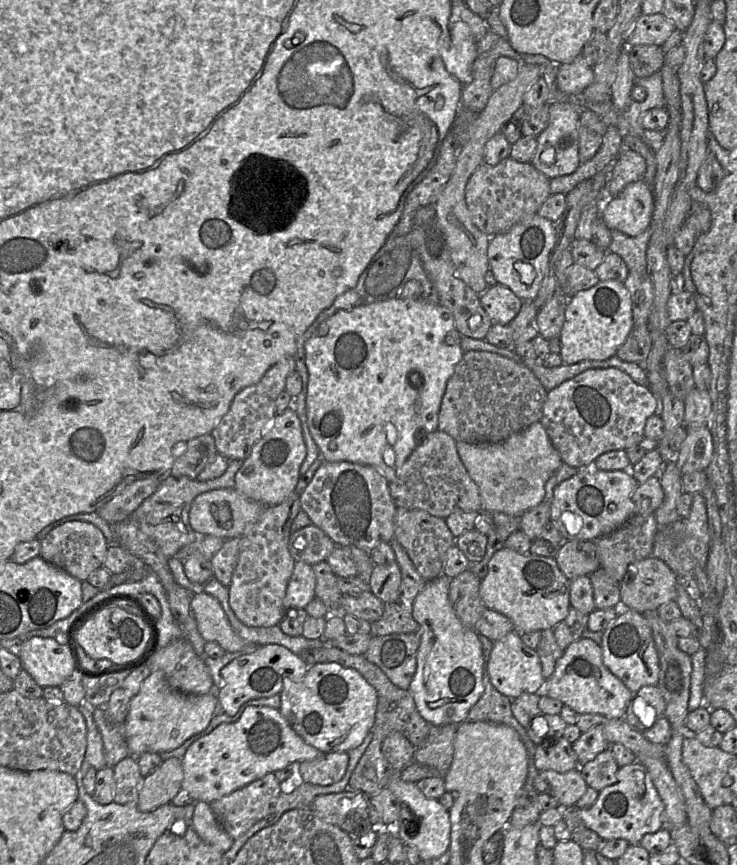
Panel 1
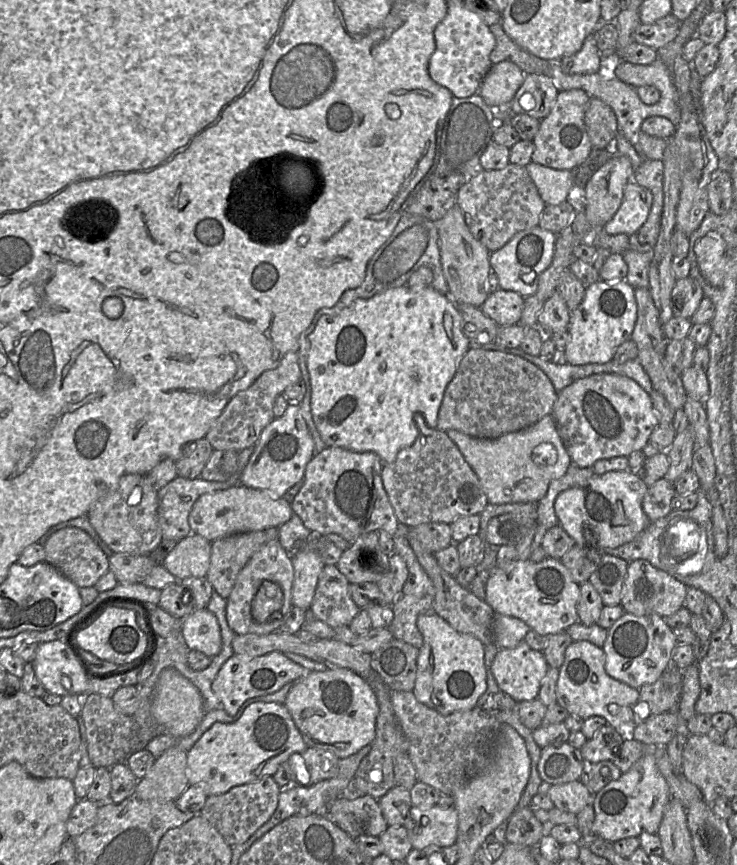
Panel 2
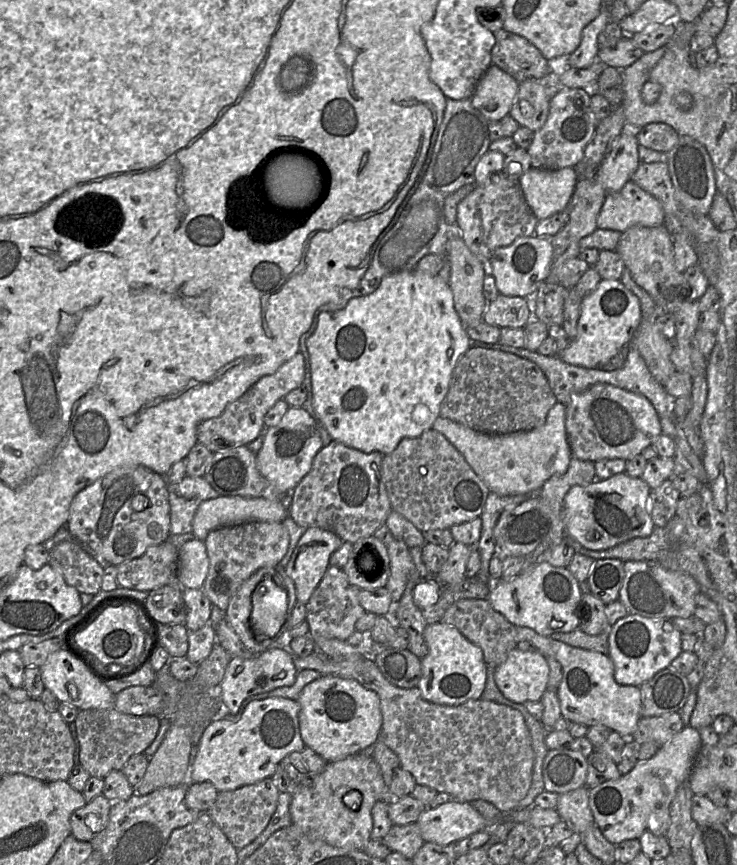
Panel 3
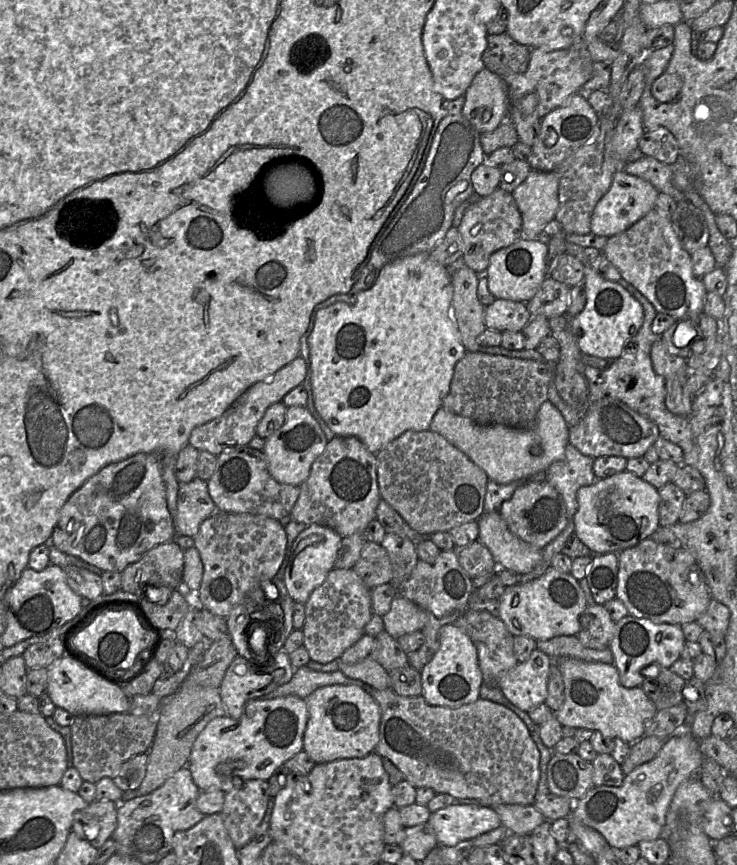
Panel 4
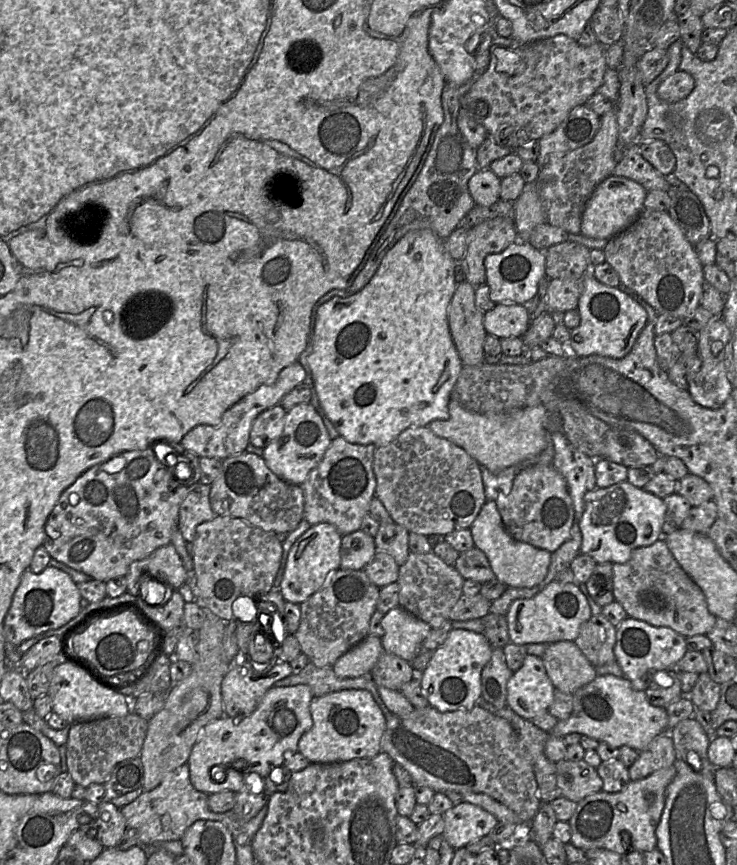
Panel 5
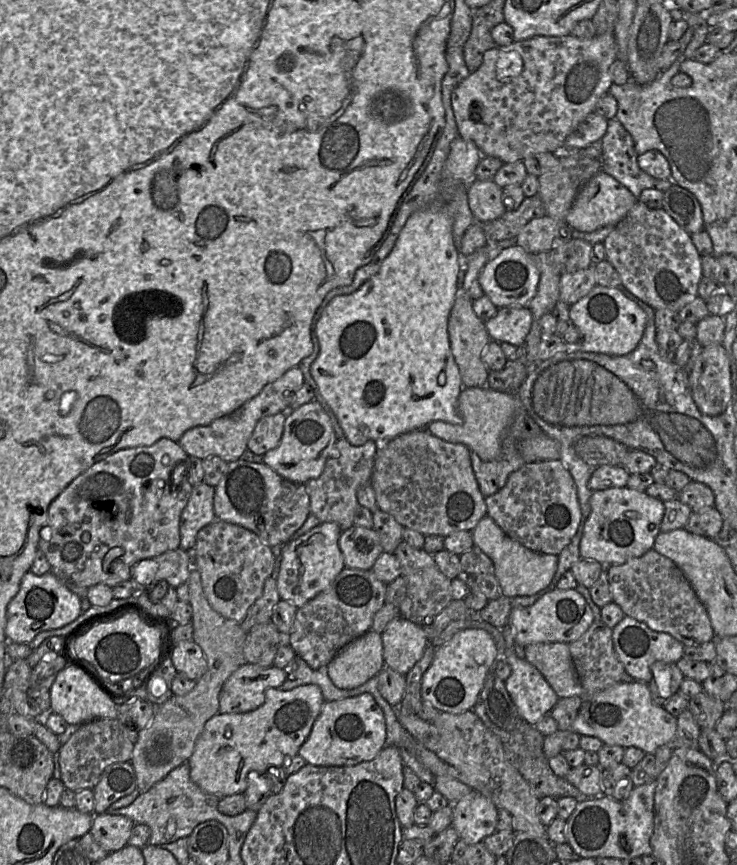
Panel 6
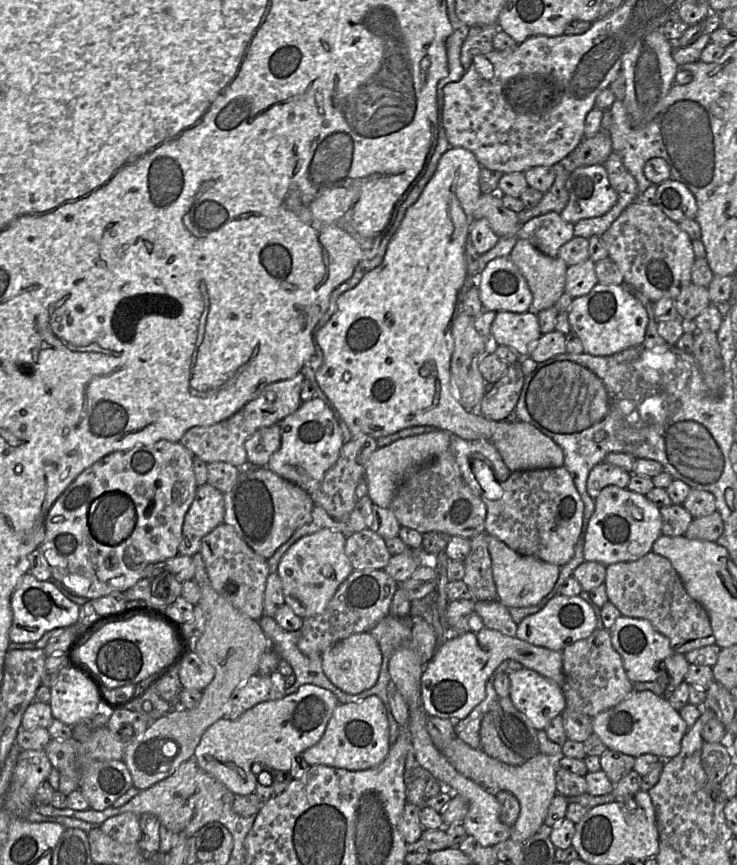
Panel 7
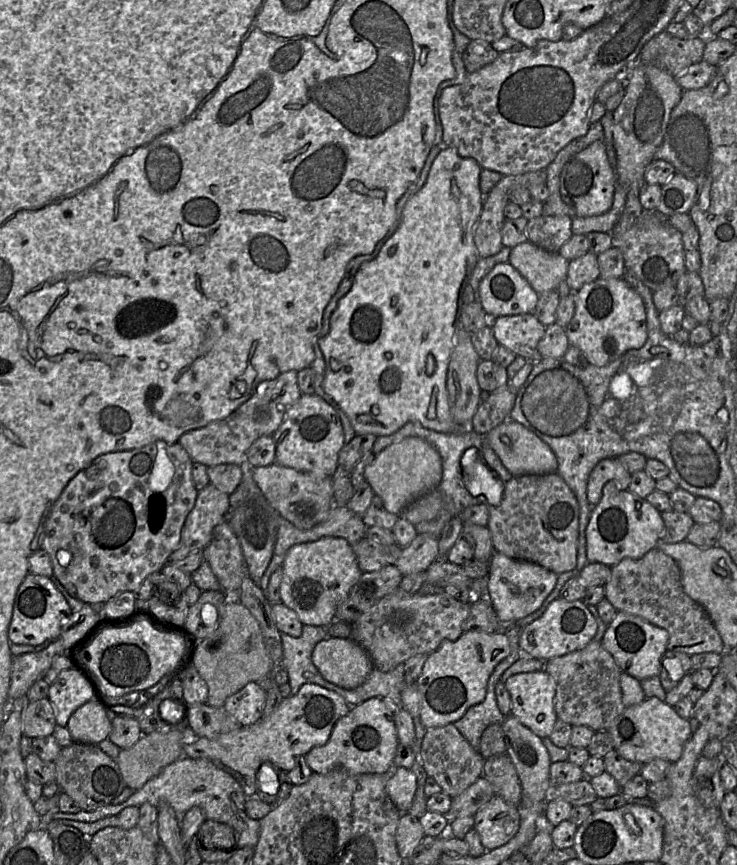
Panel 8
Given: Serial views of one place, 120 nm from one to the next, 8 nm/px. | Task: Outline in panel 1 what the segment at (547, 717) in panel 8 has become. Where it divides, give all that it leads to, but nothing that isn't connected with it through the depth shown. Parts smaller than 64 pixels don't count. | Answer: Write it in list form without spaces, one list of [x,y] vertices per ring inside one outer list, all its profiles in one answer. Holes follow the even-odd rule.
[[[516,631],[494,641],[488,661],[488,674],[493,686],[511,700],[523,693],[541,693],[546,682],[537,651],[525,645],[521,634]]]

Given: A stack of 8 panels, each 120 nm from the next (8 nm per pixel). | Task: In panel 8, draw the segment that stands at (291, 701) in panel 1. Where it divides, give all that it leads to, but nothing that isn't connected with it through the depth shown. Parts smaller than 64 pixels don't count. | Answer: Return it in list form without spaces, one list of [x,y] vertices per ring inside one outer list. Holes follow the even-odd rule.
[[[373,697],[351,707],[350,711],[336,722],[326,744],[312,748],[305,758],[312,773],[326,774],[334,769],[344,768],[351,774],[383,774],[393,769],[398,743],[394,713],[383,700]]]

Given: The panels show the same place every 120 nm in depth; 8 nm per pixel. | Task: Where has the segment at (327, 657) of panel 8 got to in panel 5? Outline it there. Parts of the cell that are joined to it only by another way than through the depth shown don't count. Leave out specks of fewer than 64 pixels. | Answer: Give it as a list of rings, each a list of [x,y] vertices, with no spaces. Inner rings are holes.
[[[368,635],[336,660],[332,665],[333,671],[341,678],[370,675],[372,668],[383,652],[381,638]]]

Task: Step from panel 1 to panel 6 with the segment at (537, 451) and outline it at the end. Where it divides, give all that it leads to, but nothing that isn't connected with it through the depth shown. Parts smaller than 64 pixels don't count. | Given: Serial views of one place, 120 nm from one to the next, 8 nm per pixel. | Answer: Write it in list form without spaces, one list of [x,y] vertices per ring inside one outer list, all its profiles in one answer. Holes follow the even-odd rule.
[[[489,387],[463,388],[458,397],[458,412],[463,423],[454,425],[444,421],[433,421],[426,429],[444,441],[465,445],[483,461],[493,461],[501,453],[505,429],[514,413],[520,409],[523,409],[523,405],[517,394],[497,392]]]

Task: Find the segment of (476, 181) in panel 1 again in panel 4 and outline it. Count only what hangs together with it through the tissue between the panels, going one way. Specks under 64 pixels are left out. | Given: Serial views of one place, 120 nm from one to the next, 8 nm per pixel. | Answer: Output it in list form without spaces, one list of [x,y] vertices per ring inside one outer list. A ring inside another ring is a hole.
[[[497,188],[490,195],[472,204],[464,213],[460,225],[459,233],[463,242],[463,254],[461,263],[469,267],[478,275],[485,275],[489,265],[490,255],[500,249],[510,246],[522,238],[522,217],[514,200],[512,193]]]

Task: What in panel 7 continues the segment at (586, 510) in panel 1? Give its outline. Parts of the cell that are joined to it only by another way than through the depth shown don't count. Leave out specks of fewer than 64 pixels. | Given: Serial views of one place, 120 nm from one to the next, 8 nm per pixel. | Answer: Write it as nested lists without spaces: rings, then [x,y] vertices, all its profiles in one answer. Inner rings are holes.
[[[608,485],[601,490],[594,502],[595,509],[584,538],[585,561],[608,566],[612,563],[636,561],[652,551],[654,542],[662,535],[662,517],[660,509],[645,495],[628,488]]]

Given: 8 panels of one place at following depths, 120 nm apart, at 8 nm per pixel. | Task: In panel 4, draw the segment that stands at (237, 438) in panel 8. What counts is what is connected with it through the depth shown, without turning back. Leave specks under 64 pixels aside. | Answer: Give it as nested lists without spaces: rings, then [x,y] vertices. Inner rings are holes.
[[[299,356],[271,377],[248,388],[220,417],[195,427],[189,436],[189,445],[198,451],[207,451],[216,457],[224,450],[247,446],[256,435],[256,427],[267,408],[274,403],[281,402],[290,390],[304,383],[305,377],[306,362]]]

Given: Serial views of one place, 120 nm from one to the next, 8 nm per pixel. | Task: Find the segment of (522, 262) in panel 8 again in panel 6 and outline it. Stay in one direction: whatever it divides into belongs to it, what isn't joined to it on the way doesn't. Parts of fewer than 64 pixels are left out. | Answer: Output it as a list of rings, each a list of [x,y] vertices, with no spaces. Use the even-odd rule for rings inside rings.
[[[548,253],[531,254],[537,266],[540,279],[535,297],[528,304],[533,317],[540,319],[552,312],[559,300],[561,275],[549,263]]]

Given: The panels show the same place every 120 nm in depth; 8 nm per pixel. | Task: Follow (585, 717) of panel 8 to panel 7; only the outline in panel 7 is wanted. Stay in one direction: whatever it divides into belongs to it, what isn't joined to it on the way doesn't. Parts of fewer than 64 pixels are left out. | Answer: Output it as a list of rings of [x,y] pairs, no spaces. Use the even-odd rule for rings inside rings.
[[[596,628],[588,637],[562,650],[564,683],[561,686],[566,707],[590,717],[623,701],[632,691],[633,683],[623,668],[621,656],[613,648],[610,631]]]

